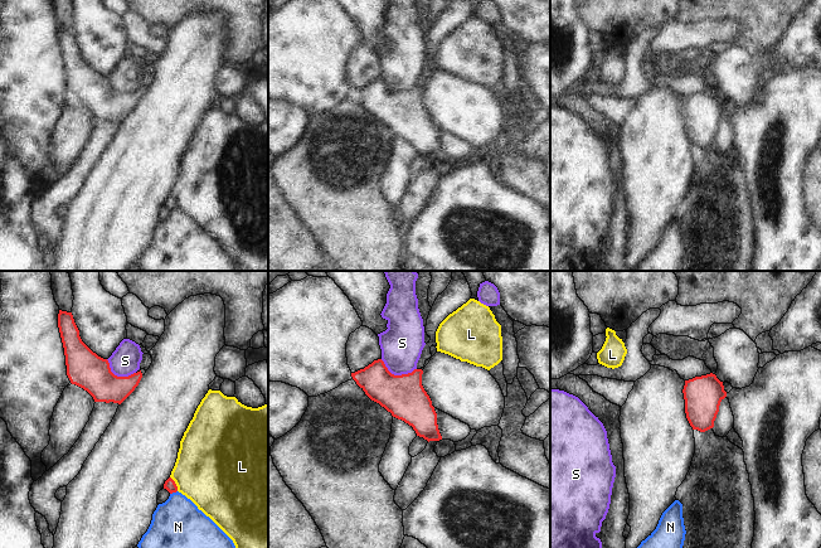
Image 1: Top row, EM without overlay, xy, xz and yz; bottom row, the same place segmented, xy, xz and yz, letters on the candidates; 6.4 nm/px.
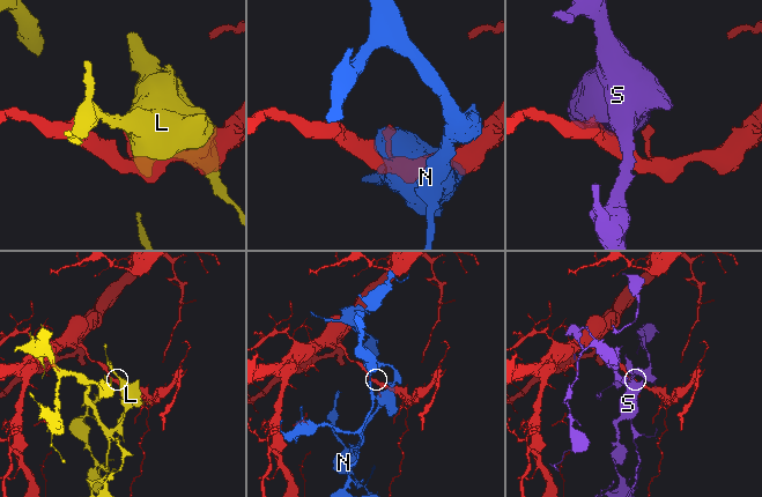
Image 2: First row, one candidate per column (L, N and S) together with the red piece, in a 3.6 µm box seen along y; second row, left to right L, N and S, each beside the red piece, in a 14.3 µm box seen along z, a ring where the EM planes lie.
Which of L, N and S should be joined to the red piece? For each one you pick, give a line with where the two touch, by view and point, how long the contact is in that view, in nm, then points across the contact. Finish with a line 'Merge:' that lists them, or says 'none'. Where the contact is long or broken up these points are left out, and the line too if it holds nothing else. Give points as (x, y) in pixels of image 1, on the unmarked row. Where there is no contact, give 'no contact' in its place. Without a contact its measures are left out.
Merge: none

